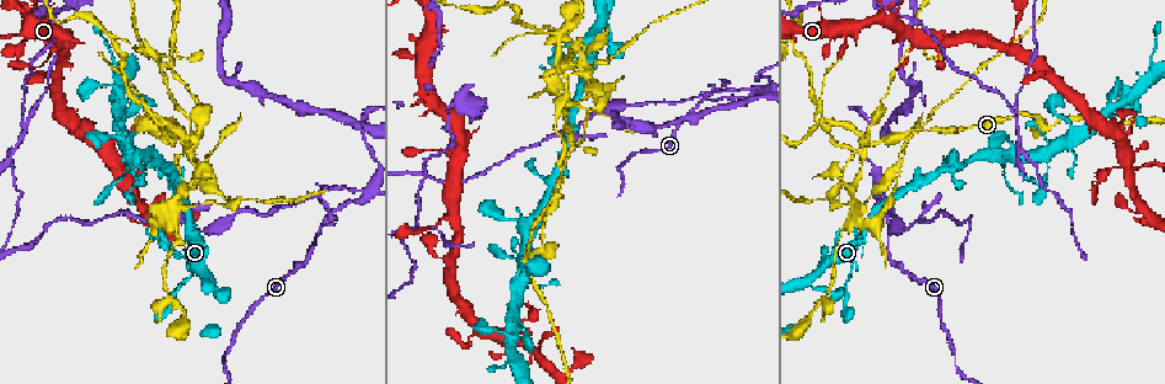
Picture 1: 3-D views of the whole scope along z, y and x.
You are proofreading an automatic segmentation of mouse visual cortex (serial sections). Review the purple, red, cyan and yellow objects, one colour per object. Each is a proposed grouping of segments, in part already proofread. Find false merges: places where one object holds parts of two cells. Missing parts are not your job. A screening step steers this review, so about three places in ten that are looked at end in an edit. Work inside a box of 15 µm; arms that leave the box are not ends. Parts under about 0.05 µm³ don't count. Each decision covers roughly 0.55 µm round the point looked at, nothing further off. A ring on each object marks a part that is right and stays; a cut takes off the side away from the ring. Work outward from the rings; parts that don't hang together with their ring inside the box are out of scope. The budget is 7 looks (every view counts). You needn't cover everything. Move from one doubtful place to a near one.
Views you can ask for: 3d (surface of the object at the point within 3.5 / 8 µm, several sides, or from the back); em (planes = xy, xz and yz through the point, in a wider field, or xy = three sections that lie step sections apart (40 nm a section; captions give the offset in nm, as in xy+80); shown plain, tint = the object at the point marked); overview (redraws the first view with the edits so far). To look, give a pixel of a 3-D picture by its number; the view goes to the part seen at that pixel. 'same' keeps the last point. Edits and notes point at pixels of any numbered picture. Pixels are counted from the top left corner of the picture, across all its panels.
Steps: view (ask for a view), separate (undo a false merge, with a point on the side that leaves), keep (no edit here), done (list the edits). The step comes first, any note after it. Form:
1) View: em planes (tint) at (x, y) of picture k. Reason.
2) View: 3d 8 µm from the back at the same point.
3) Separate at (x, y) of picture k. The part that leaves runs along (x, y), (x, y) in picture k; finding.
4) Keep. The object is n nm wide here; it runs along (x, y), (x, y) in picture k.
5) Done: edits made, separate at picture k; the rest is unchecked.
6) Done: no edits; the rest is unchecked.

View: 3d 8 µm at (556, 37) of picture 1. A fork.

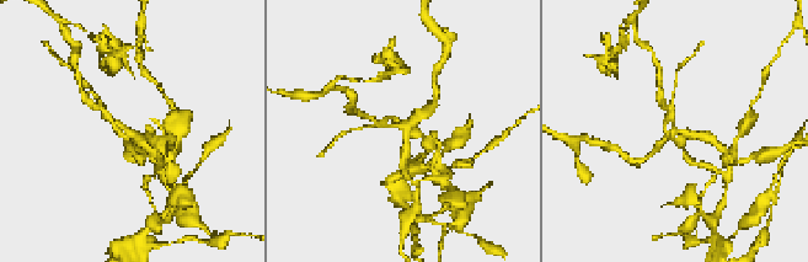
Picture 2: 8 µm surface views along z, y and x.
View: em xy step 2 (tint) at (130, 133) of picture 2.

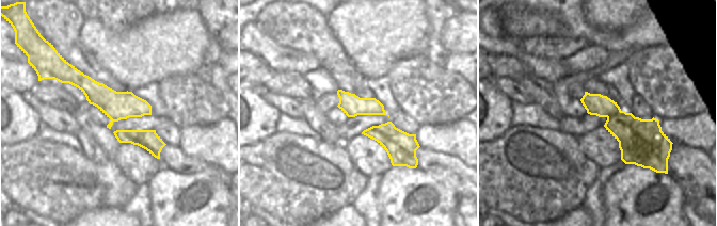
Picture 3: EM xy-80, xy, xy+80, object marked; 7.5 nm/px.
Separate at (435, 175) of picture 2. The object is 160 nm wide here; a border runs along (621, 111), (607, 118) in picture 3; two cells meet here.

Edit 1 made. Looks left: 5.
View: em xy step 1 (tint) at (761, 89) of picture 1. Calibre changes.

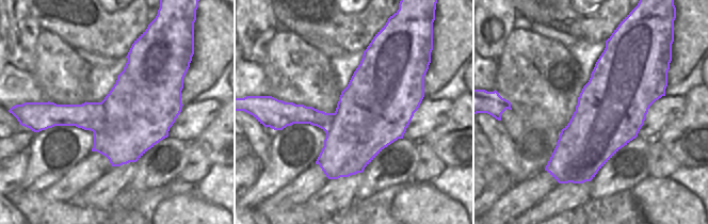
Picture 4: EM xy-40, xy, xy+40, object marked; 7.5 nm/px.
View: 3d 3.5 µm at the same point.

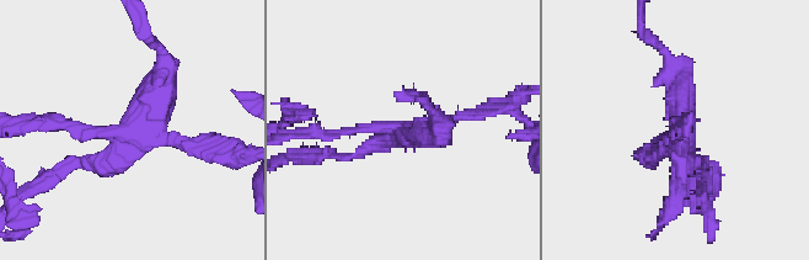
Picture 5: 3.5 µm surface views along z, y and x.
Separate at (69, 125) of picture 5. A second cell is stuck on.

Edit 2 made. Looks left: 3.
View: overview. Redraw.

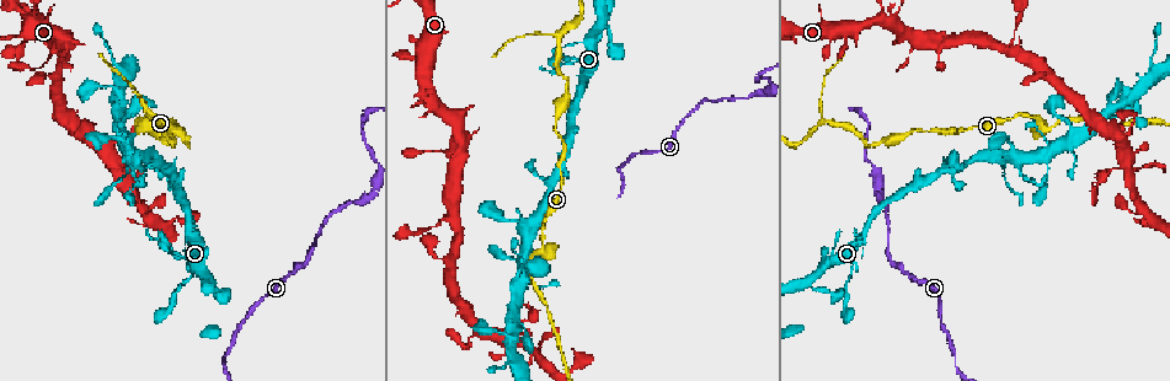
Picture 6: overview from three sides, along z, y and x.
View: em xy step 1 (tint) at (149, 125) of picture 6. Branch point.

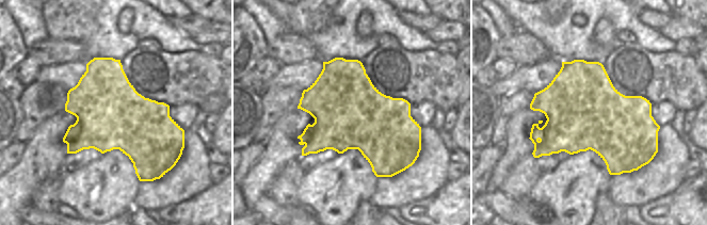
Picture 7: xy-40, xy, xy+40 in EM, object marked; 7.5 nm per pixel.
View: 3d 3.5 µm at the same point. Wider look.

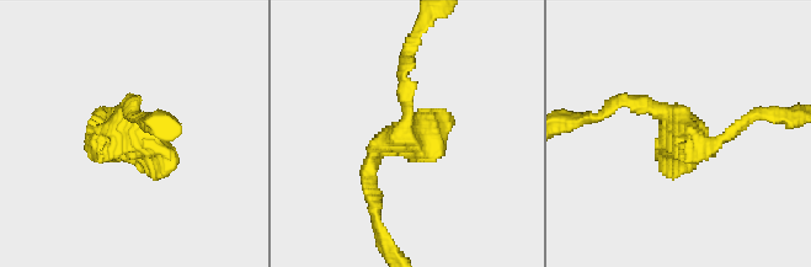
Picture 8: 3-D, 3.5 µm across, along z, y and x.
Keep. It runs along (406, 67), (406, 135), (373, 155), (369, 186) in picture 8; continuous, no second cell.

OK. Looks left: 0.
Done: edits made, separate at picture 2, separate at picture 5; the rest is unchecked.

